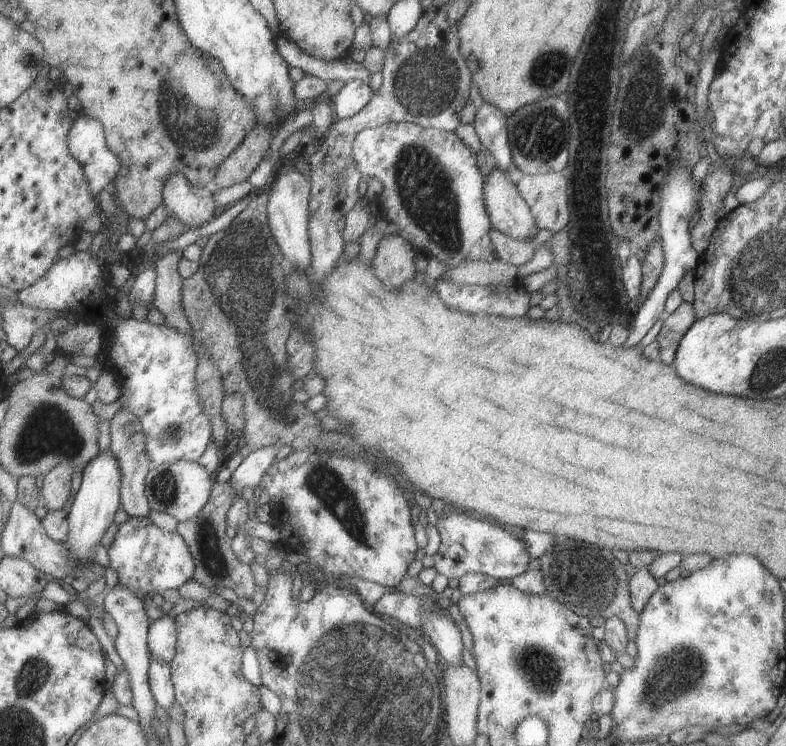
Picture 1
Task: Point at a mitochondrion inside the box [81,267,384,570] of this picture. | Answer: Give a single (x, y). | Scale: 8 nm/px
(325, 484)

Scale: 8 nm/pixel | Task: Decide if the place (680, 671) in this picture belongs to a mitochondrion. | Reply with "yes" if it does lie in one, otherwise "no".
yes

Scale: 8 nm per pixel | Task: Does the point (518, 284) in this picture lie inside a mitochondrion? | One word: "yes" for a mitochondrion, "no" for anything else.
no

